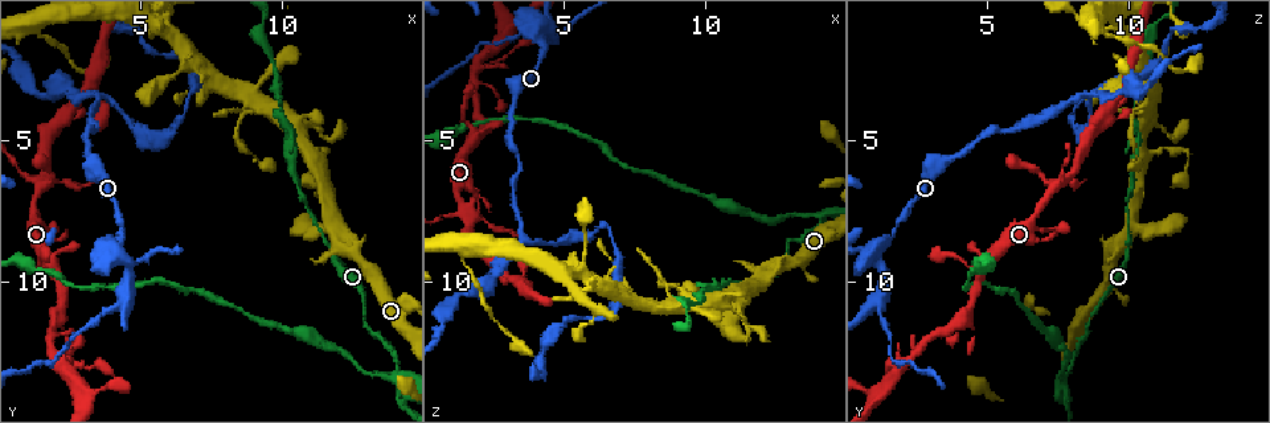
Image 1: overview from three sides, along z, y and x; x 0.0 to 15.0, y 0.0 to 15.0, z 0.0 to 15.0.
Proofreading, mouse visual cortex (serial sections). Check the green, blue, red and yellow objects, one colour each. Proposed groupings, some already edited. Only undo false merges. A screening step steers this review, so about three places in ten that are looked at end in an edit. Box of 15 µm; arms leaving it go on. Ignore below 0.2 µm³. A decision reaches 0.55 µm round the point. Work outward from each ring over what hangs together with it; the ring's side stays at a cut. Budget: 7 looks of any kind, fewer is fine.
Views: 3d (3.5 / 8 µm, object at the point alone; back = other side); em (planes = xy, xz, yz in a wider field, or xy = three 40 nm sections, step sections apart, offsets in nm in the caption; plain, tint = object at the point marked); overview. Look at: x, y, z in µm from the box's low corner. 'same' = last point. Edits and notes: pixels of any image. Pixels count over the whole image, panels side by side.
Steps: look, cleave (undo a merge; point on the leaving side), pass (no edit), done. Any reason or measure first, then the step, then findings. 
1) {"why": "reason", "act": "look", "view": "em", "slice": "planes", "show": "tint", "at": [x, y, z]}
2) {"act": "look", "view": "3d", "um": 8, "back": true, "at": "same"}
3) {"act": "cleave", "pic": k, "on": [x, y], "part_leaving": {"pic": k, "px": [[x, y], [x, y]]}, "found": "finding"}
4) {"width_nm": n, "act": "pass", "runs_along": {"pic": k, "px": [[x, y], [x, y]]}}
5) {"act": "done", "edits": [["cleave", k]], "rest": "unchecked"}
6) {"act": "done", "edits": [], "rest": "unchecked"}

{"why": "small branch off a trunk", "act": "look", "view": "3d", "um": 3.5, "at": [4.9, 9.3, 1.3]}

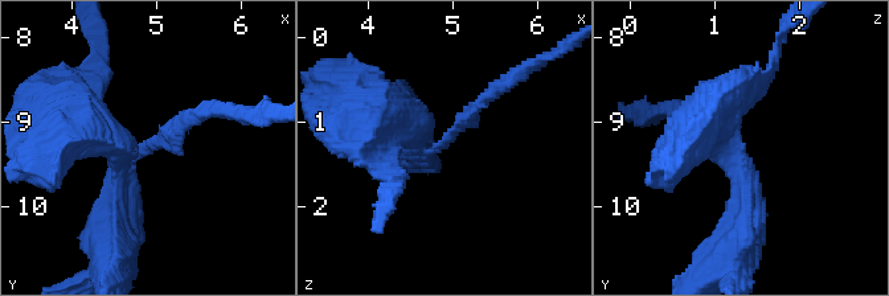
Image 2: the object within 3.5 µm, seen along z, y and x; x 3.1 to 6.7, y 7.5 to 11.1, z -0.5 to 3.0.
{"arms": 3, "arm_widths_nm": [200, 250, 500], "act": "look", "view": "em", "slice": "planes", "show": "tint", "at": [4.80, 9.25, 1.25]}

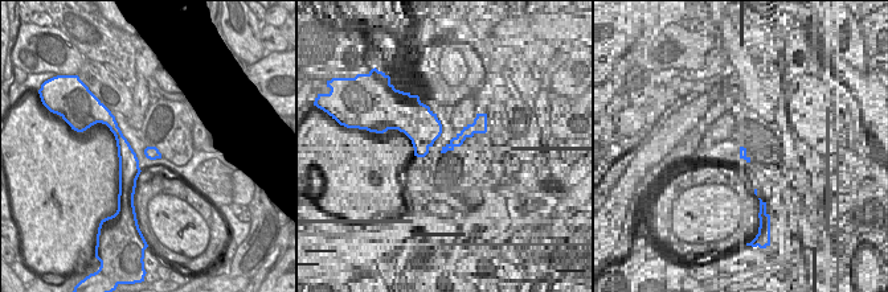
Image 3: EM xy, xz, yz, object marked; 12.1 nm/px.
{"act": "pass", "runs_along": {"pic": 2, "px": [[385, 114], [429, 151], [499, 86]]}, "found": "one cell here"}

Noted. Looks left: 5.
{"why": "arms part here", "act": "look", "view": "3d", "um": 8, "at": [1.5, 6.7, 7.4]}

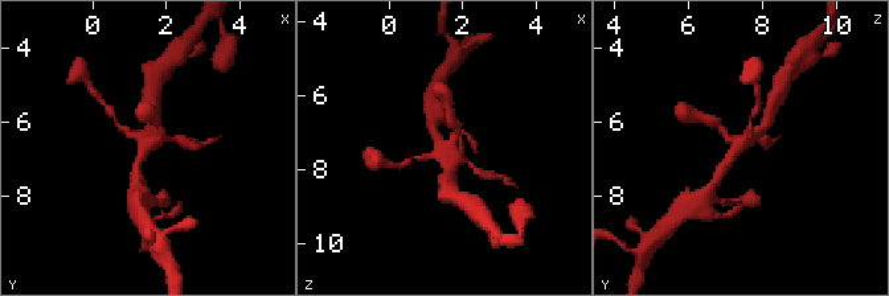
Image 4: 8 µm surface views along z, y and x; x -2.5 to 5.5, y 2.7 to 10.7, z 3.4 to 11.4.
{"act": "look", "view": "3d", "um": 3.5, "at": [1.5, 6.6, 7.5]}

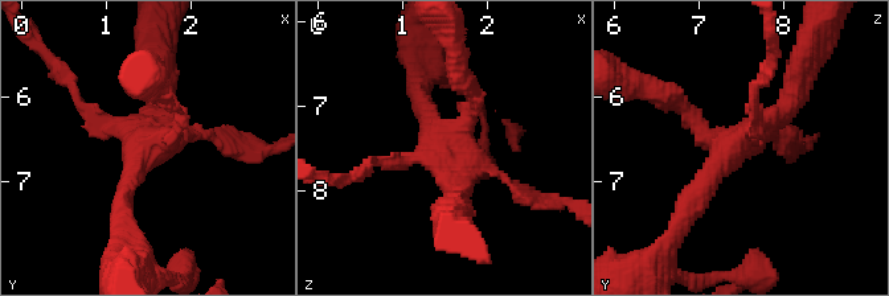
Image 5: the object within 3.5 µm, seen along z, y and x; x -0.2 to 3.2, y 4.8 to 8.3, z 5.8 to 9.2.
{"act": "look", "view": "em", "slice": "xy", "step": 5, "show": "tint", "at": [1.50, 6.65, 7.45]}

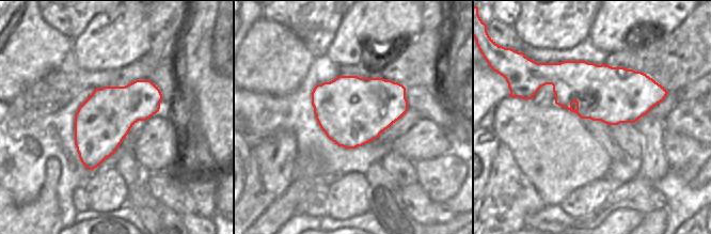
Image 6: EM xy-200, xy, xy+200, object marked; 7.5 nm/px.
{"act": "pass", "runs_along": {"pic": 5, "px": [[683, 217], [737, 143], [798, 90]]}, "found": "all the same cell"}

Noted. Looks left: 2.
{"why": "branch point", "act": "look", "view": "3d", "um": 8, "at": [9.3, 3.6, 10.8]}

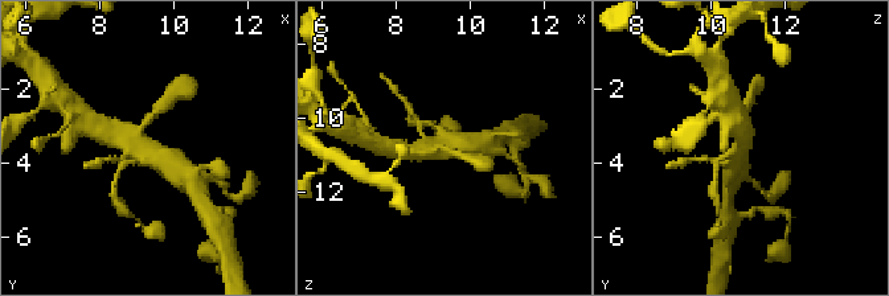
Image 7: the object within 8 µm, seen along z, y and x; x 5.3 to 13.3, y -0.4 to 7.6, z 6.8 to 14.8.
{"why": "shape alone is not enough", "act": "look", "view": "em", "slice": "xy", "step": 3, "show": "tint", "at": [9.4, 3.7, 10.8]}

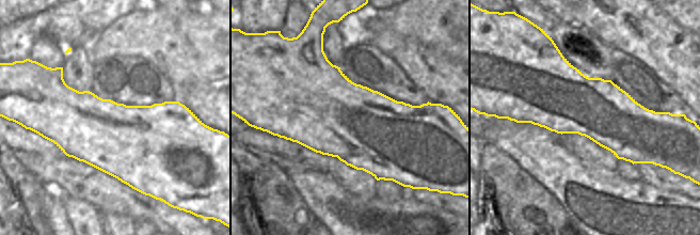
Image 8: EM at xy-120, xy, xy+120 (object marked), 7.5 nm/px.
{"act": "pass", "runs_along": {"pic": 7, "px": [[183, 172], [135, 138], [117, 136]]}, "found": "one cell here"}

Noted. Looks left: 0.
{"act": "done", "edits": [], "rest": "unchecked"}

